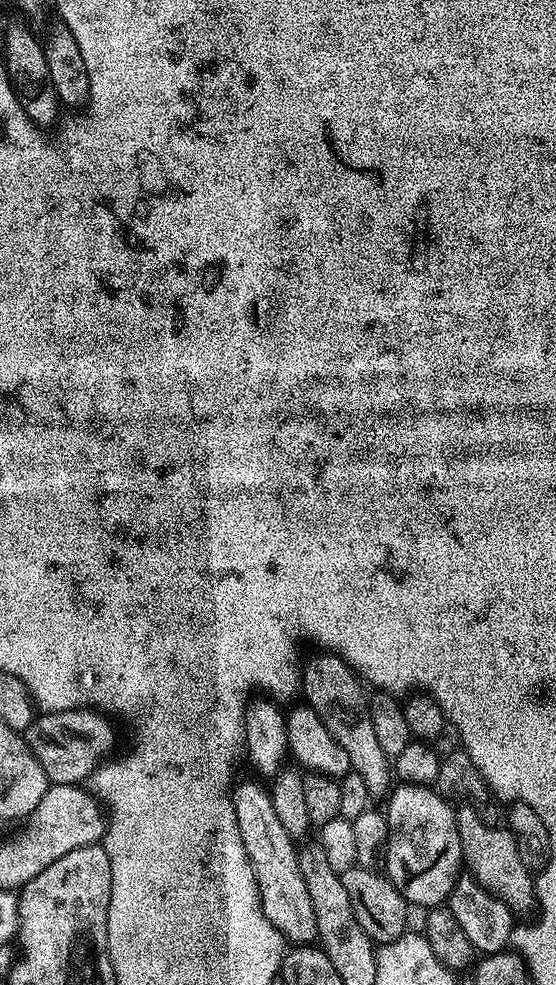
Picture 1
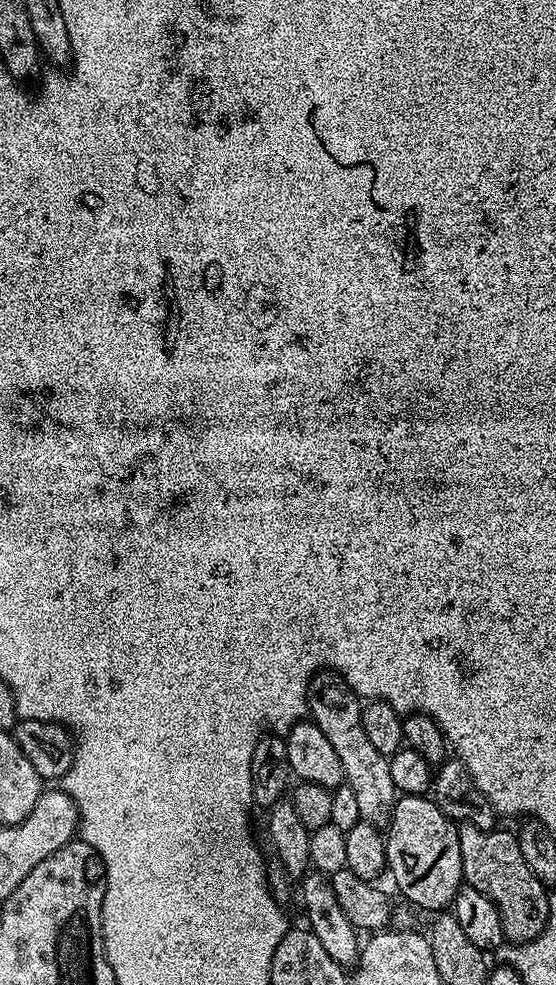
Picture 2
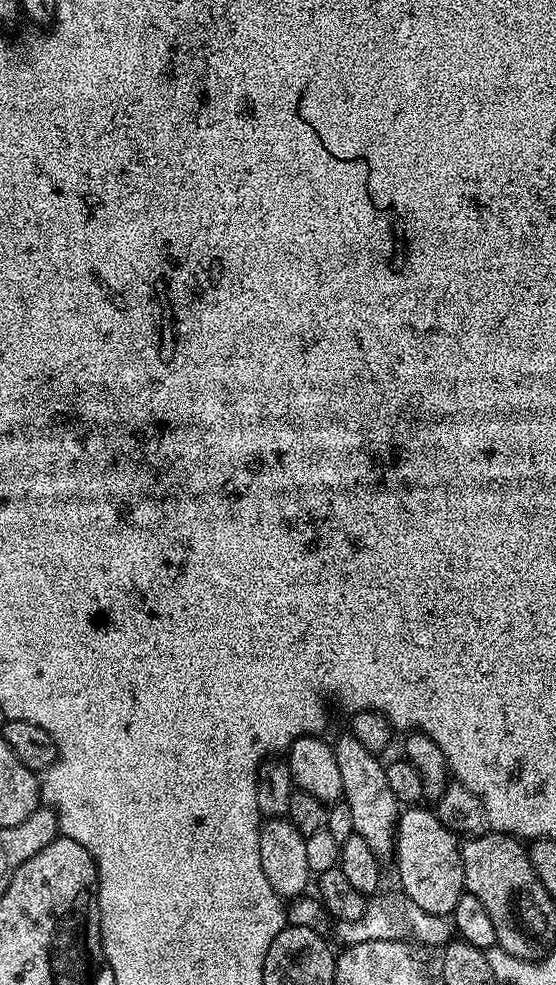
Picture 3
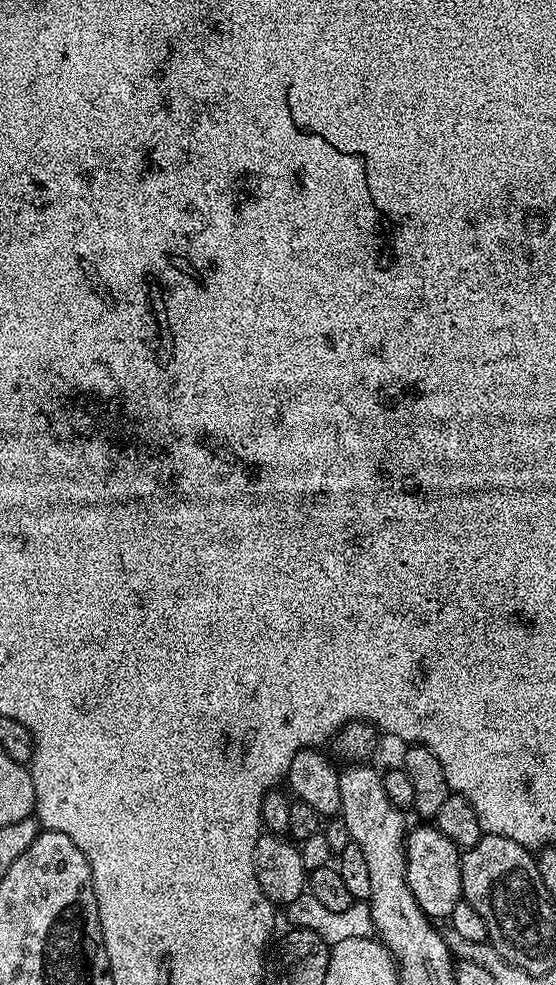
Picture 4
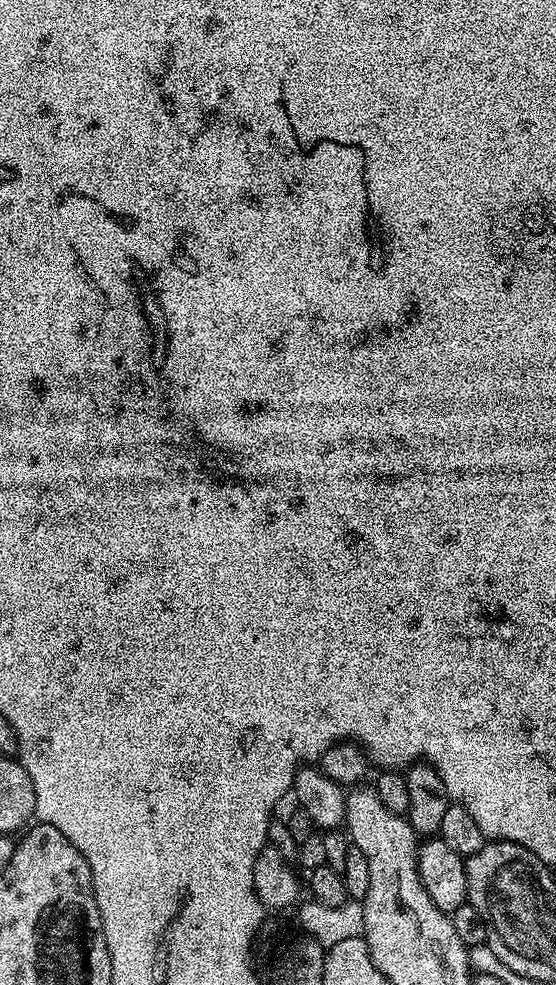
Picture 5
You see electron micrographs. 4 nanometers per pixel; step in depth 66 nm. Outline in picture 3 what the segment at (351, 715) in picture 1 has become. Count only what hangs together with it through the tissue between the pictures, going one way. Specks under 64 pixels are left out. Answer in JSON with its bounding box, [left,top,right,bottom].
[334,734,402,858]

